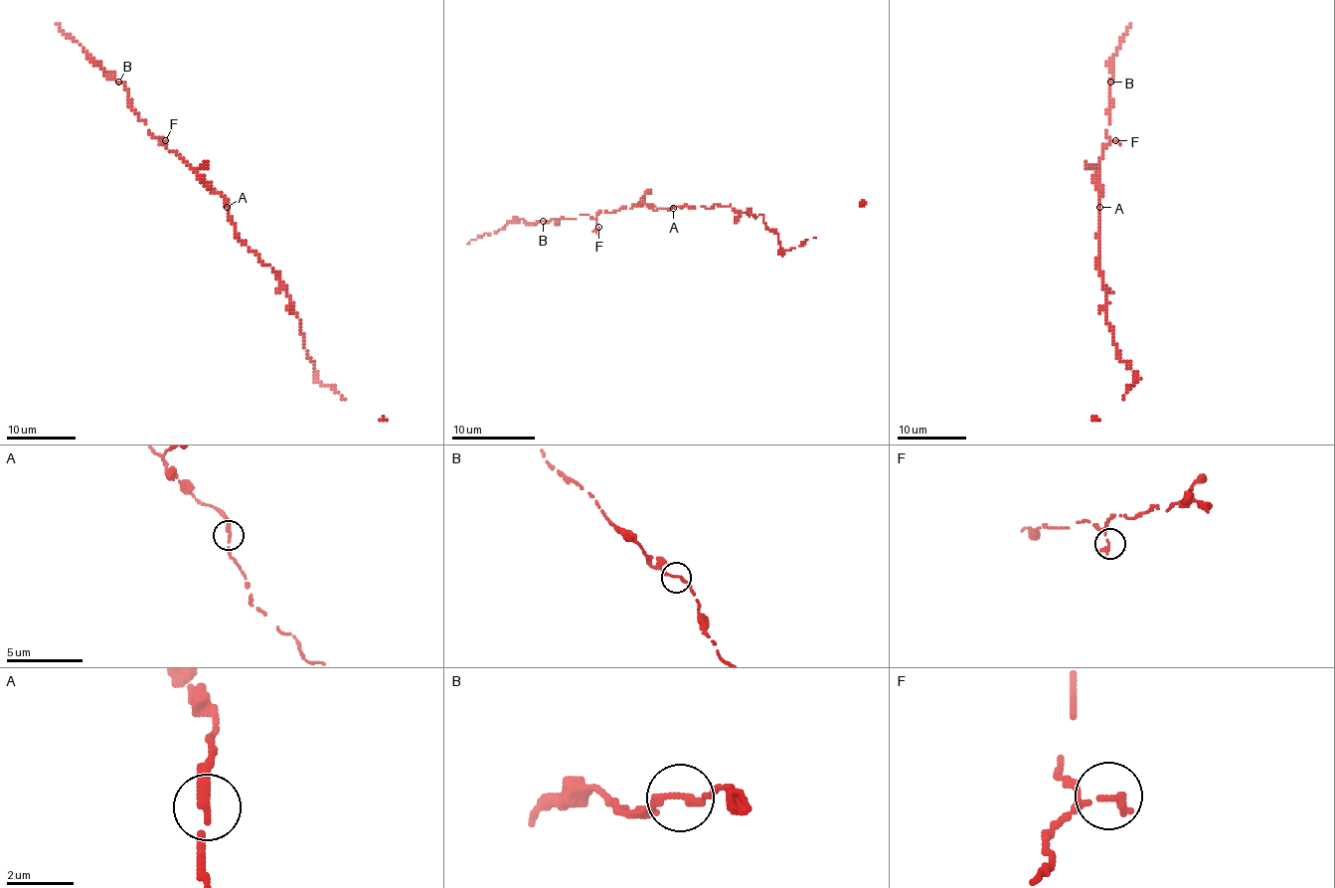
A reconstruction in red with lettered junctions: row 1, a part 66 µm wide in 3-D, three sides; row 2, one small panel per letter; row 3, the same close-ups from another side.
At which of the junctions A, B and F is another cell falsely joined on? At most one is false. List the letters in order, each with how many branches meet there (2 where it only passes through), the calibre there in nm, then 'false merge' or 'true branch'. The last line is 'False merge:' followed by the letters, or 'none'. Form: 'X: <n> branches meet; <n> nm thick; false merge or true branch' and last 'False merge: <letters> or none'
A: 2 branches meet; 240 nm thick; true branch
B: 2 branches meet; 240 nm thick; true branch
F: 2 branches meet; 260 nm thick; true branch
False merge: none

